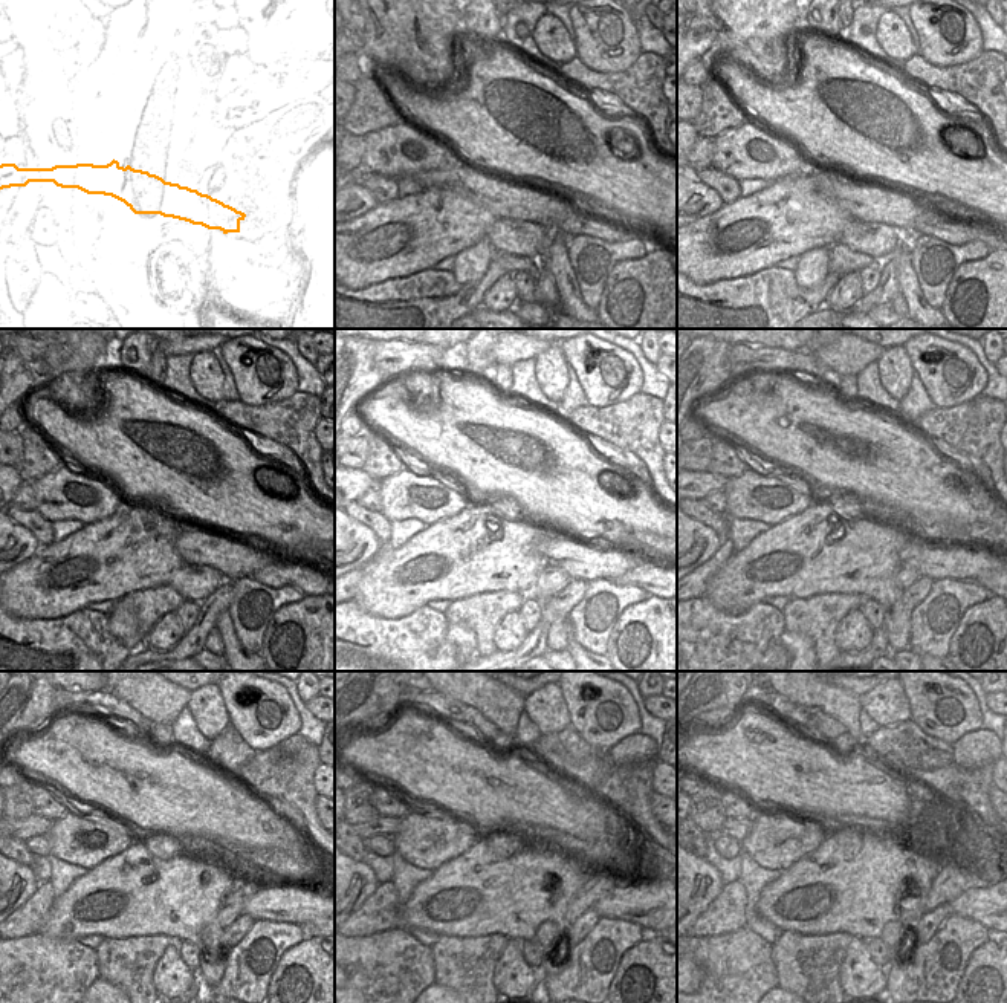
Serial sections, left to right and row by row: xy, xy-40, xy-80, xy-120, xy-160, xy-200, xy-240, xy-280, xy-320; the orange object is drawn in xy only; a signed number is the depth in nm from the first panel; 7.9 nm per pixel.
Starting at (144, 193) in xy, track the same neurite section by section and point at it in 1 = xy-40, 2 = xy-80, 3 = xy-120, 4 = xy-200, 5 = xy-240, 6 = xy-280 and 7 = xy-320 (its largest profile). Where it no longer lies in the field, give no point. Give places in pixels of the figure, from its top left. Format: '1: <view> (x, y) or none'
1: xy-40 (505, 199)
2: xy-80 (861, 201)
3: xy-120 (196, 546)
4: xy-200 (957, 561)
5: xy-240 (291, 904)
6: xy-280 (645, 904)
7: xy-320 (987, 905)

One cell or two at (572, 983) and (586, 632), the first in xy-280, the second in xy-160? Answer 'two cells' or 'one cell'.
one cell

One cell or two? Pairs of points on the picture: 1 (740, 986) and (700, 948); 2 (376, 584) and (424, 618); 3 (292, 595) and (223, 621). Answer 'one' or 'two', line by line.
1: one
2: two
3: two

